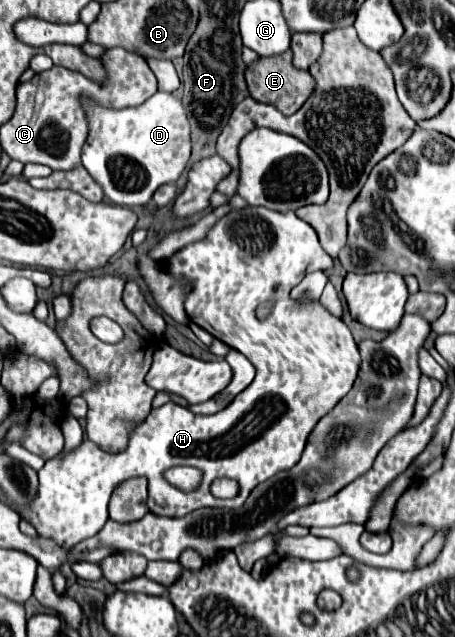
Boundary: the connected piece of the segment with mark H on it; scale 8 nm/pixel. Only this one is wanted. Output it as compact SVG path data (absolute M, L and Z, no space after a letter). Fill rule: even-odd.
M266 207L230 211L210 229L206 239L180 249L174 257L164 261L164 269L168 273L178 279L190 279L194 283L194 291L186 299L186 313L190 321L206 329L212 337L220 339L228 347L246 355L248 361L256 367L254 381L240 395L236 395L236 399L226 409L214 415L192 415L188 407L176 403L166 403L158 409L152 409L144 421L132 427L128 447L120 453L98 449L96 443L82 443L72 453L46 461L46 465L38 471L38 497L28 509L20 511L22 519L30 521L38 535L50 537L60 545L70 547L96 535L104 527L108 521L108 503L112 491L126 479L148 479L148 507L154 515L184 517L200 507L238 509L258 483L270 479L278 471L294 467L302 455L310 431L352 389L360 367L358 347L342 319L334 317L320 302L300 303L288 297L288 291L292 291L292 287L298 285L308 271L332 267L334 259L322 249L312 225L296 217L296 213L278 213ZM262 303L272 303L272 311L266 321L256 317L256 307ZM176 465L194 465L204 471L204 481L194 493L182 493L162 477L166 469ZM222 477L238 481L240 489L236 497L218 499L210 493L210 485Z

